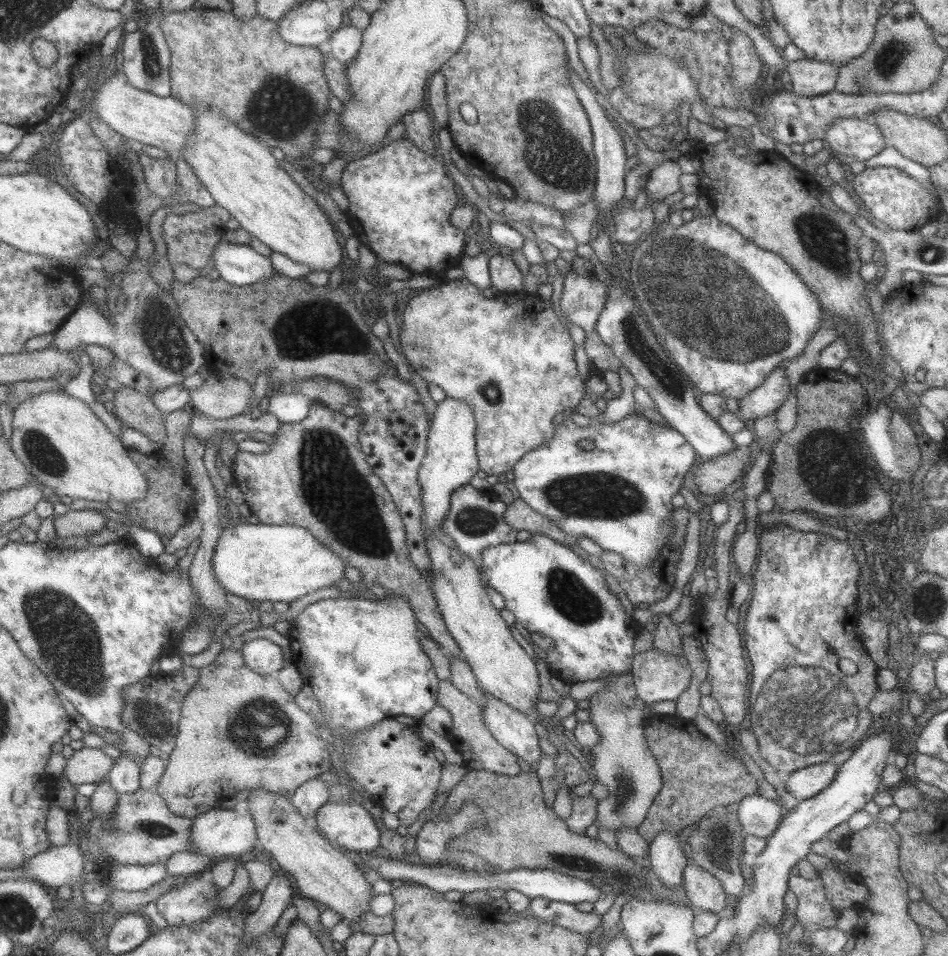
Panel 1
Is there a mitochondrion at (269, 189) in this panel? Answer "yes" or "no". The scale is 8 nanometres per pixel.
no

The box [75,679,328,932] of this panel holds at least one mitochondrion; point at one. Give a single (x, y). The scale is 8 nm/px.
(262, 726)

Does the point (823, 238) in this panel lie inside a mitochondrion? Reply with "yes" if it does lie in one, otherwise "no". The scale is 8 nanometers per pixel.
yes

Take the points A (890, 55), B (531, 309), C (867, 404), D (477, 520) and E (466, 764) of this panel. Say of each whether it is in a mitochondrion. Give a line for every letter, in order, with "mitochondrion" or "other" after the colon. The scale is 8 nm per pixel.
A: mitochondrion
B: other
C: other
D: mitochondrion
E: other

